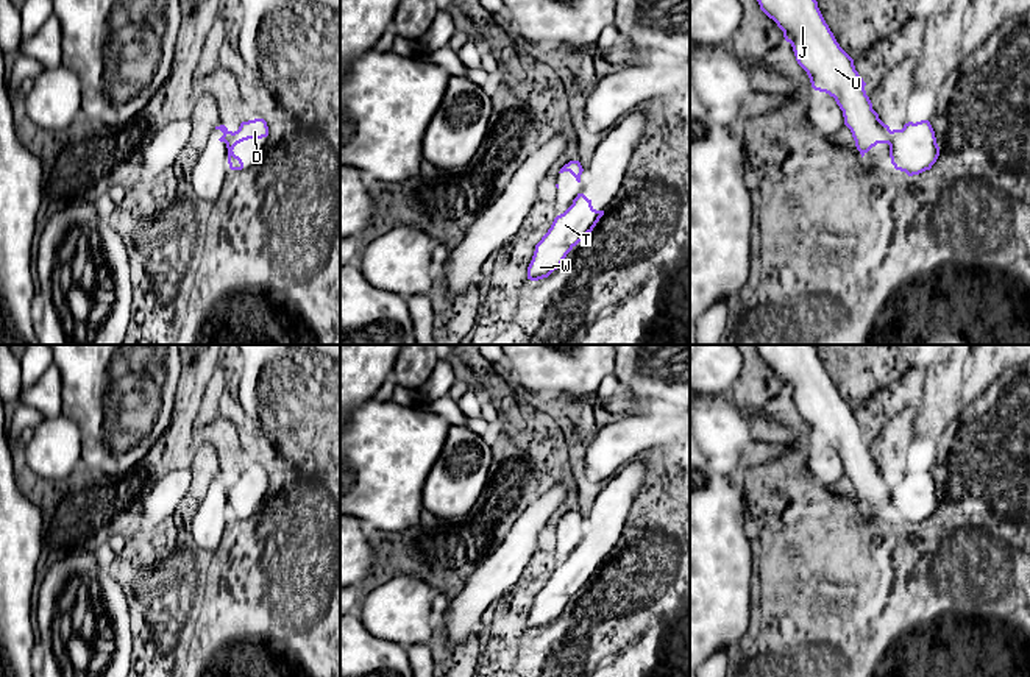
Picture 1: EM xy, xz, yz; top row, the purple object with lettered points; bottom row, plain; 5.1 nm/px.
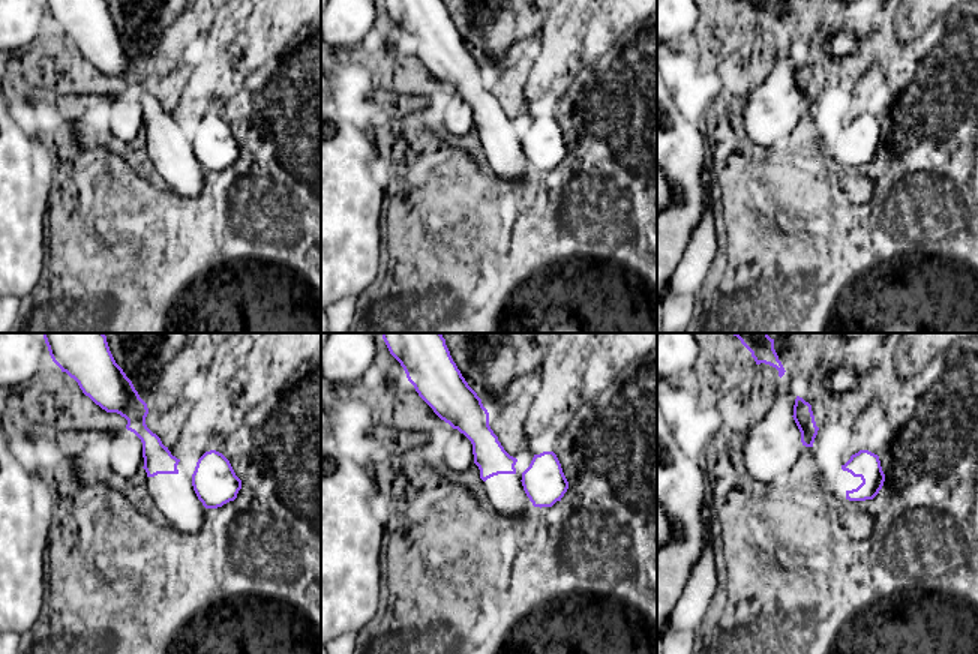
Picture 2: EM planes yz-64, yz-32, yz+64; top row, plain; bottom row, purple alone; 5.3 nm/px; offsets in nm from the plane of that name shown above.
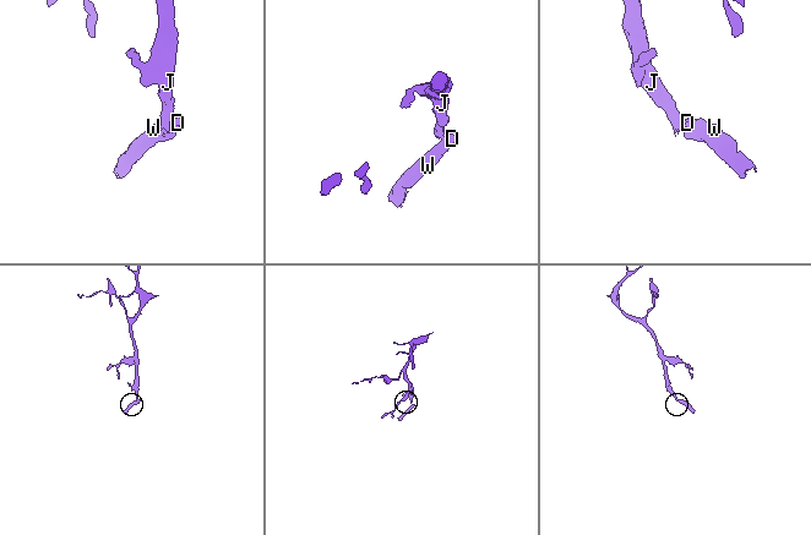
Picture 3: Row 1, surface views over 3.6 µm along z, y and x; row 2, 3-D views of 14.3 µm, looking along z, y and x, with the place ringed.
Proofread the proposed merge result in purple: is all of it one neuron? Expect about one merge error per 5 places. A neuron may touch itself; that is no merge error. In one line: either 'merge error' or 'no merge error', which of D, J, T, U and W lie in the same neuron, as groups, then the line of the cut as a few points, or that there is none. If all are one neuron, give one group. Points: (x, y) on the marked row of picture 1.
merge error | D T W / J U | yz (891, 131), (891, 138), (887, 142)

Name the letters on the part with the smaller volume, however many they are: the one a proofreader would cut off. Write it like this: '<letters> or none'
D, T, W

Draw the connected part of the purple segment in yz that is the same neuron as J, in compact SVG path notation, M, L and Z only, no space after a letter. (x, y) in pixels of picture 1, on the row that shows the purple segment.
M757 0L791 44L812 87L835 98L861 158L877 144L891 140L891 129L872 109L866 83L854 59L840 47L816 0Z

